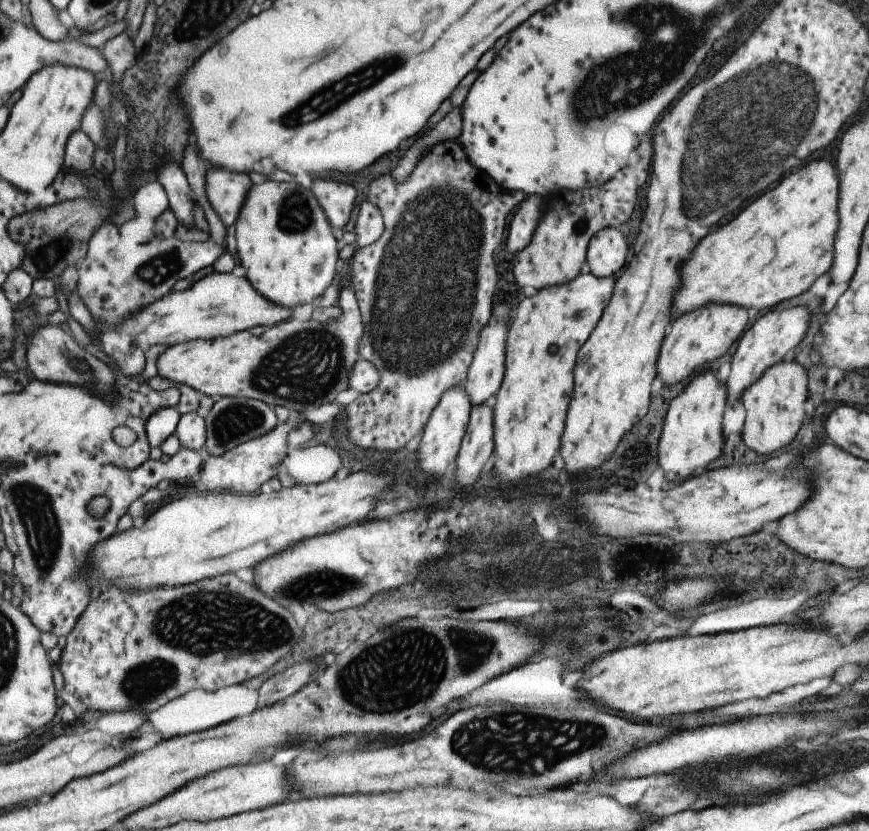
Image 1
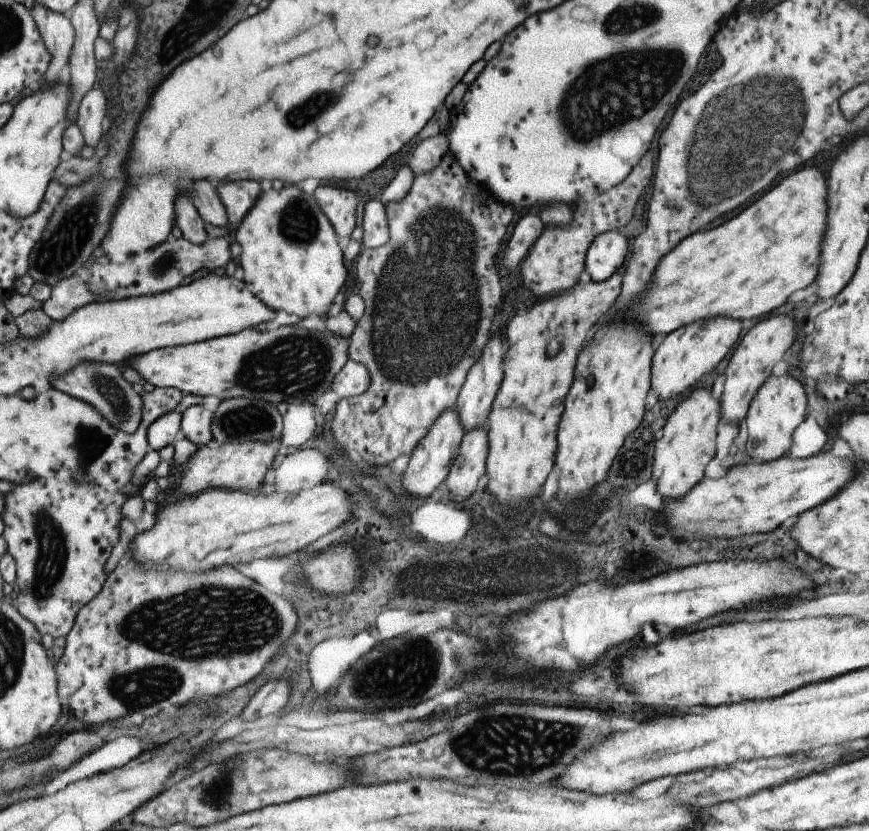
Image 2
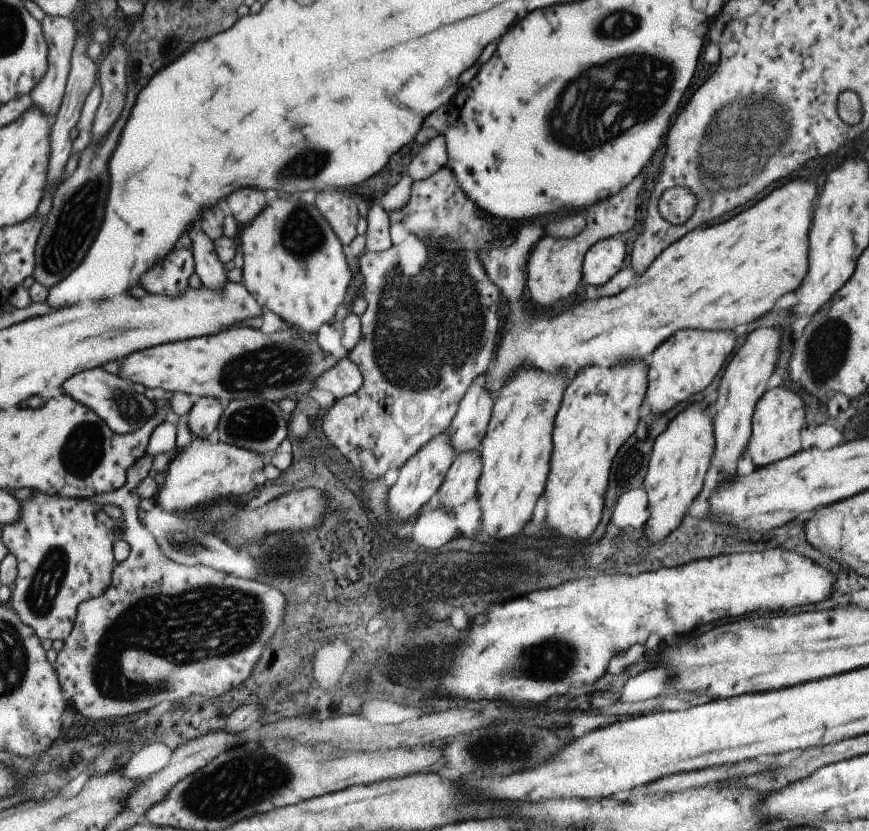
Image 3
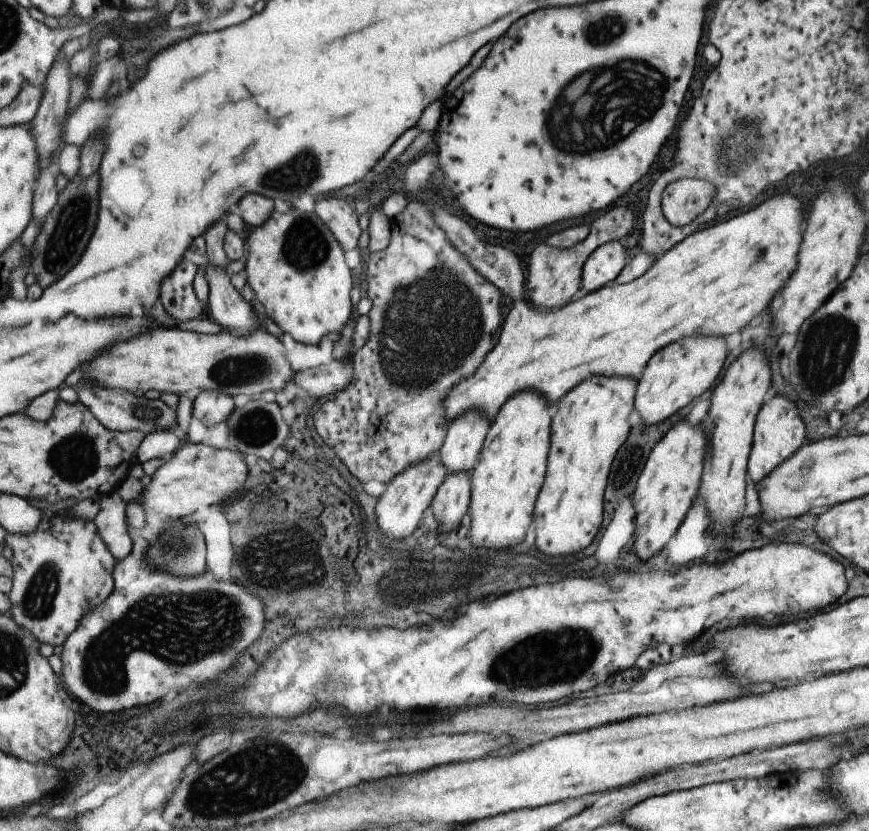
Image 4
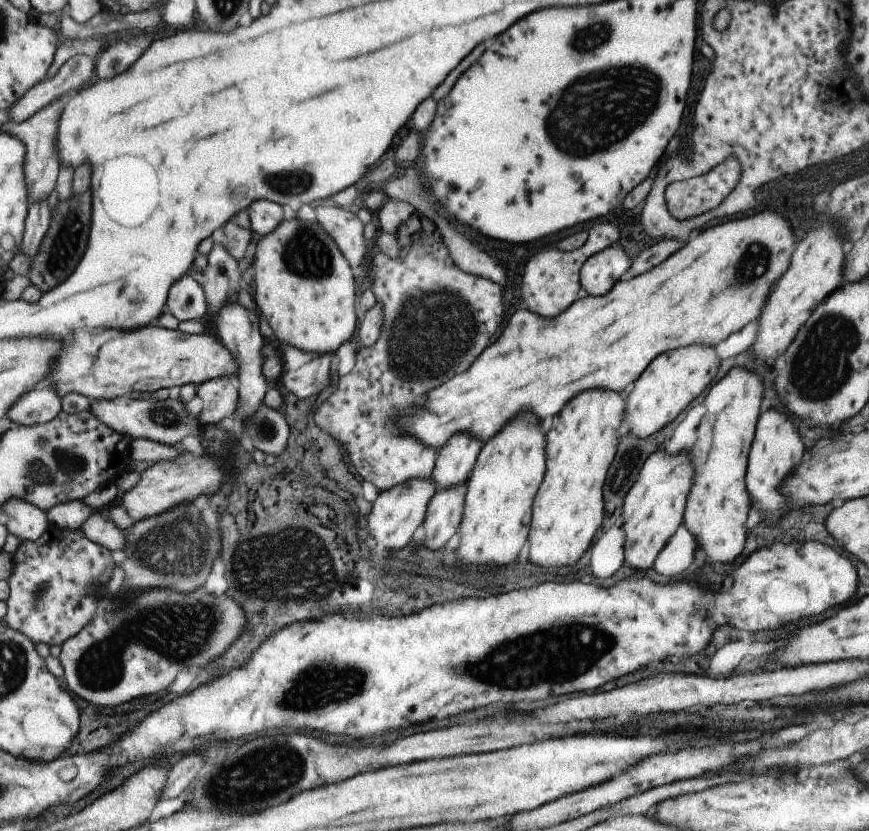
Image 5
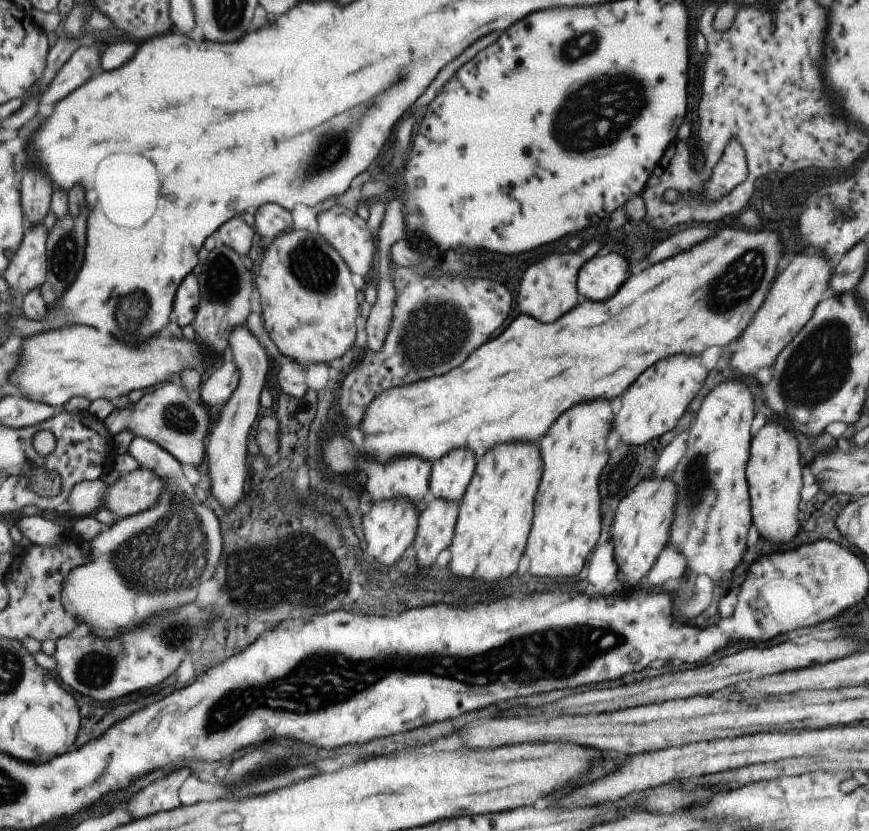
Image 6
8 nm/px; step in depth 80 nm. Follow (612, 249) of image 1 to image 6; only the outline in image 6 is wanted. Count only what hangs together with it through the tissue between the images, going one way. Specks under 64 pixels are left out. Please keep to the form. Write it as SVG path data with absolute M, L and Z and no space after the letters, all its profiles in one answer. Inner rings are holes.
M609 252L585 261L577 273L577 292L587 300L609 298L625 280L627 260L621 254Z

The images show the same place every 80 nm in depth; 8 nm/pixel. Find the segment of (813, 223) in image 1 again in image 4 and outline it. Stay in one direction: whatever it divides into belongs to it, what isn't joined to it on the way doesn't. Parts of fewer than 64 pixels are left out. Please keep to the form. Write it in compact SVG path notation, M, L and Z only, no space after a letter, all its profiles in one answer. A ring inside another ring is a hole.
M789 192L777 194L753 210L689 234L685 240L659 256L655 264L643 272L643 276L625 286L595 290L553 312L535 312L523 300L515 302L501 324L501 336L495 348L487 354L477 372L469 376L469 380L457 382L445 397L446 425L473 406L493 418L497 408L521 388L537 388L541 394L549 396L551 402L555 402L569 388L573 388L573 384L579 384L593 374L641 376L641 368L653 352L685 334L733 334L755 314L759 314L793 274L801 242L801 222L801 202Z

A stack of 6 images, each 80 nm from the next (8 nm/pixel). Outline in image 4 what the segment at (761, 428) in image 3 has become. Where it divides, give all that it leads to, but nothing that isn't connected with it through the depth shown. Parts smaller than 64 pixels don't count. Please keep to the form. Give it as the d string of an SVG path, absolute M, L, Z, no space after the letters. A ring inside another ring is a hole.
M775 395L763 403L757 411L754 418L753 444L747 460L747 474L751 476L753 482L761 480L767 472L771 472L777 464L781 464L785 458L789 458L803 445L806 432L804 425L807 425L807 422L801 421L801 417L797 414L799 410L795 406L798 406L798 403L794 399Z

